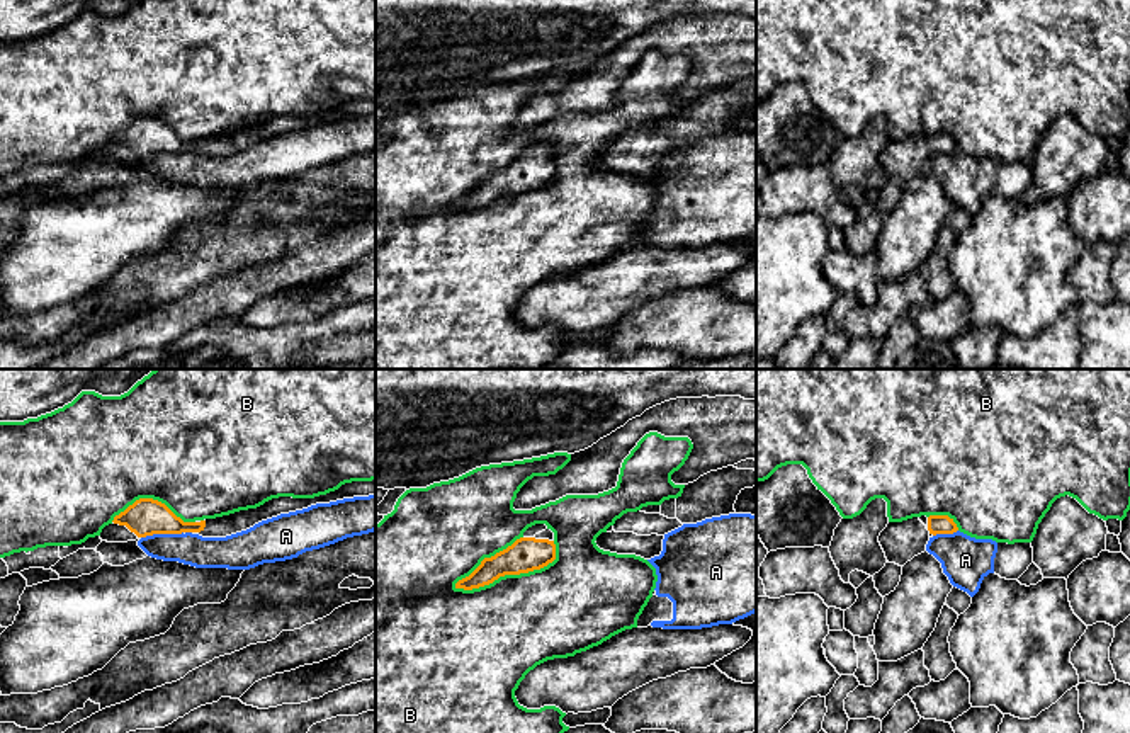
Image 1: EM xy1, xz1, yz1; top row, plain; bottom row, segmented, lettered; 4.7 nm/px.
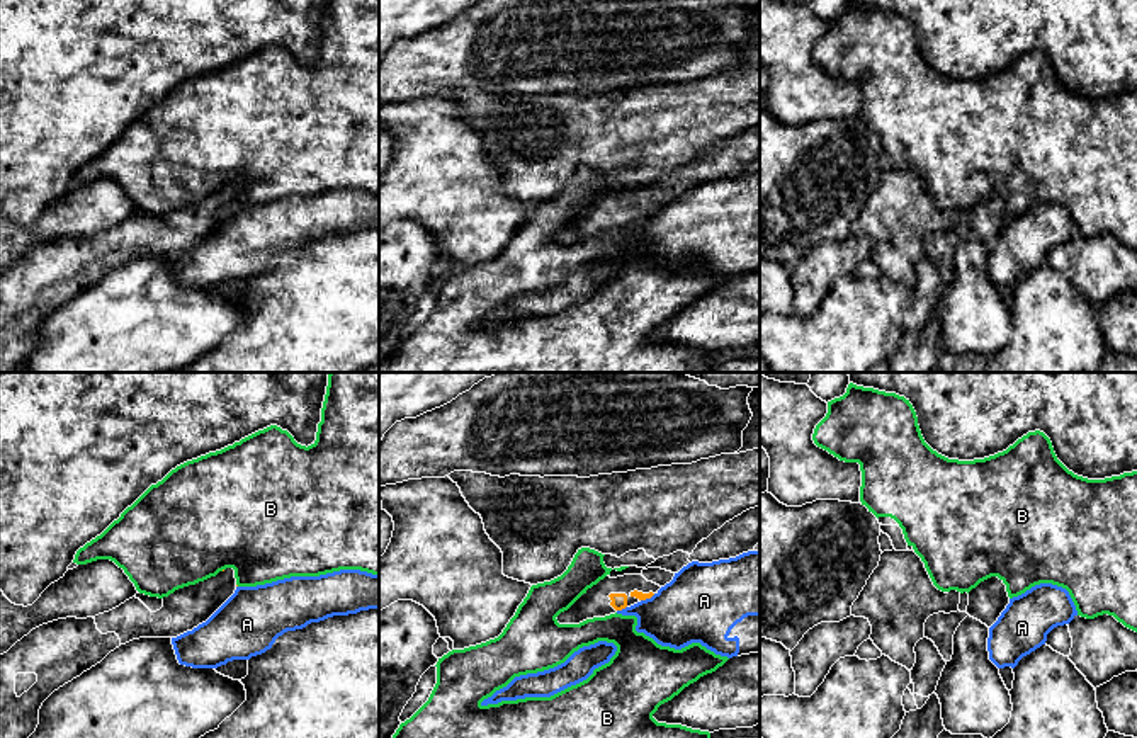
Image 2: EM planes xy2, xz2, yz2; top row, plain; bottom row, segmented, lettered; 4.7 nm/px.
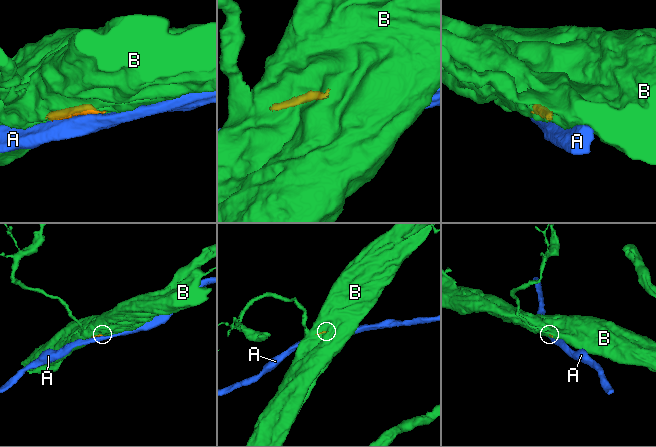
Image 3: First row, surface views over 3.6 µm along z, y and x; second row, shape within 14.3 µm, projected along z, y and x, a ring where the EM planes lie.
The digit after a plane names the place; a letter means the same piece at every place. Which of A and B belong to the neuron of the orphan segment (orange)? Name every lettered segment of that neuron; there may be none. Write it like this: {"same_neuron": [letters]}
{"same_neuron": []}

